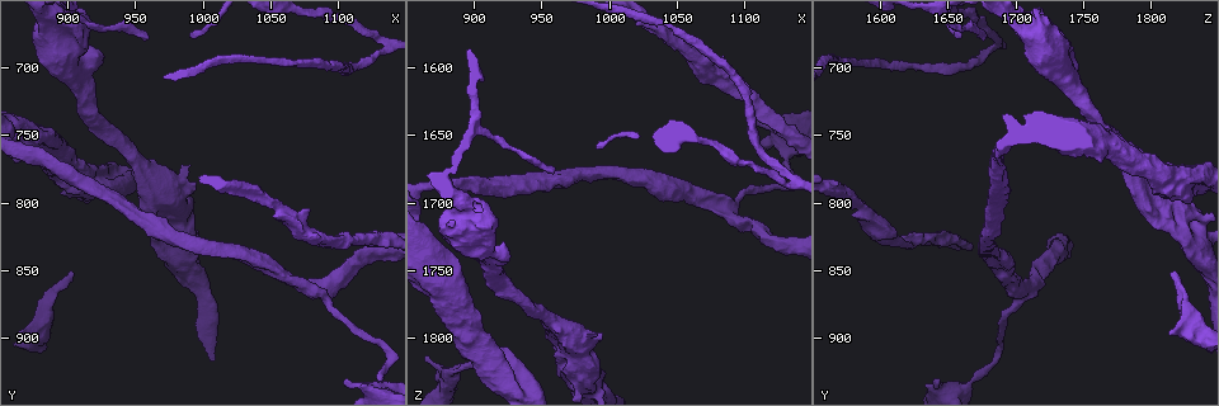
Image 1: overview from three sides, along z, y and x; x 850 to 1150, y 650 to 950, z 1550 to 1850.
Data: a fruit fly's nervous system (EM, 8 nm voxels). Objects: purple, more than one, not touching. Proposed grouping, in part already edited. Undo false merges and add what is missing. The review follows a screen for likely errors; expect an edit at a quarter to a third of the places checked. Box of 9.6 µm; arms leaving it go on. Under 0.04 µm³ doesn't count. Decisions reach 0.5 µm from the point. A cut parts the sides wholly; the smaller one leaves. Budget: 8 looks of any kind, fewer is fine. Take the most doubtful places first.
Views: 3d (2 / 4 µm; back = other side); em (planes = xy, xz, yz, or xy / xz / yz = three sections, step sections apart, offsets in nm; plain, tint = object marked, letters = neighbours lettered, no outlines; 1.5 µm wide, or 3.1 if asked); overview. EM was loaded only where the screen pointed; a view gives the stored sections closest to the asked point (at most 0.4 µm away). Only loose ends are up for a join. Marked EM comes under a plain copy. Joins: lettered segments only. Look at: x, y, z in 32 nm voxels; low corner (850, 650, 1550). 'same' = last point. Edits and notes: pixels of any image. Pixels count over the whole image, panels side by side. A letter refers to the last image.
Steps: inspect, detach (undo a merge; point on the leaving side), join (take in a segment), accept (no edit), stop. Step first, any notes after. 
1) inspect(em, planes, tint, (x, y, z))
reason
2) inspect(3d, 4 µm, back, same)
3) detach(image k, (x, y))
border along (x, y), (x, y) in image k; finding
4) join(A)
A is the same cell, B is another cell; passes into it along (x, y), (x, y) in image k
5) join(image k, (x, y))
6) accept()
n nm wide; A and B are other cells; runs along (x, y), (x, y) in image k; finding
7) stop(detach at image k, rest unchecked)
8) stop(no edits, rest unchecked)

inspect(em, planes, letters, (902, 854, 1816))
tapers out

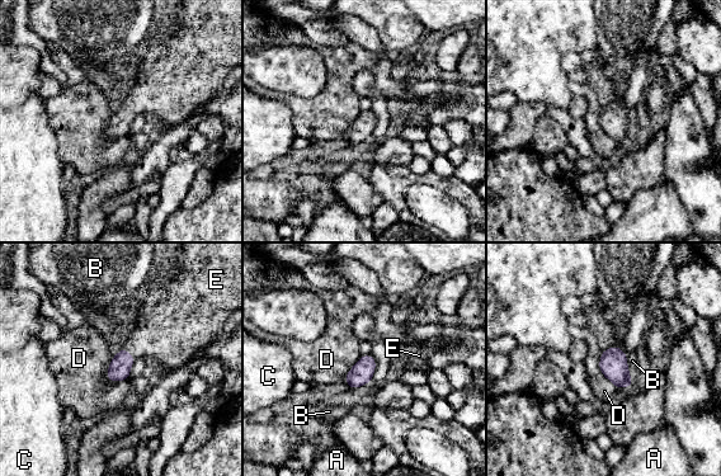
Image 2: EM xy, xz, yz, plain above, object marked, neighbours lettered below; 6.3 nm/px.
join(E)
140 nm wide; E is the same cell, A, B, C and D are other cells; passes into it along (119, 367), (127, 353), (161, 334) in image 2; the cell continues

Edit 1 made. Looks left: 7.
inspect(overview)

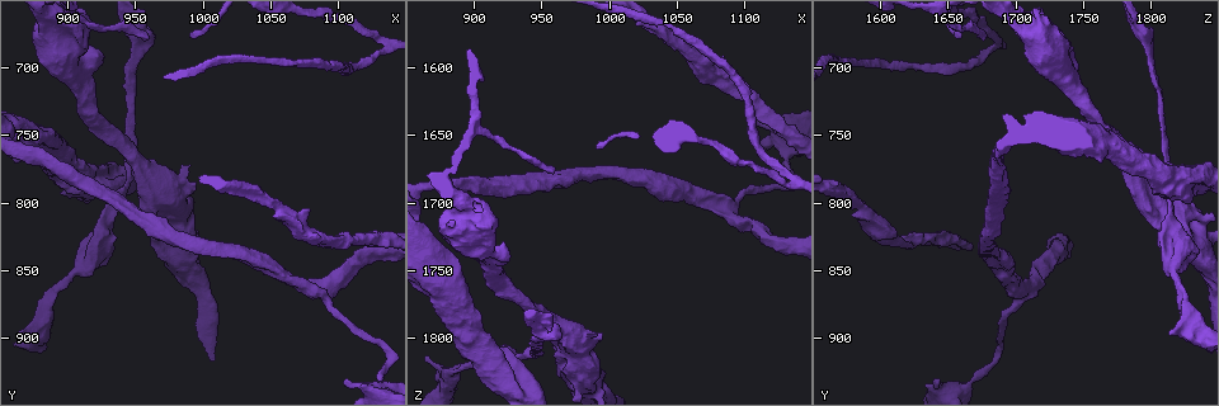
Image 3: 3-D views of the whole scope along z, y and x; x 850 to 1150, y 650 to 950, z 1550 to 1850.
inspect(em, planes, letters, (1130, 930, 1668))
two arms in line, one across

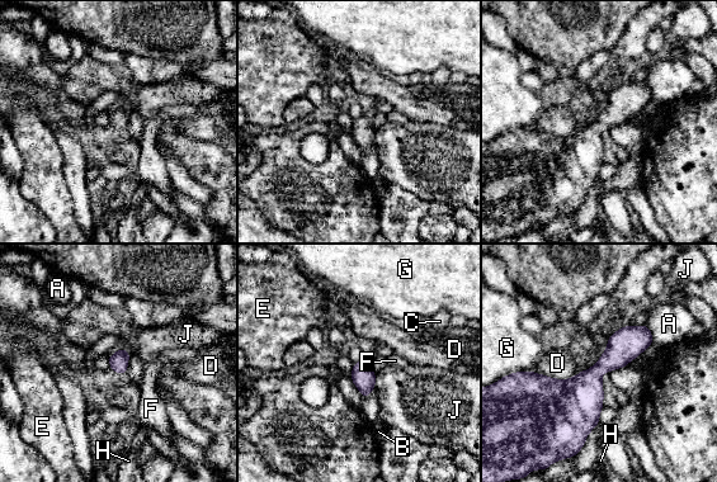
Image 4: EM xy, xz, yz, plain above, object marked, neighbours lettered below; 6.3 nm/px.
accept()
120 nm wide; A, B, C, D, E, F, G, H and J are other cells; border along (374, 374), (376, 386) in image 4; one cell here

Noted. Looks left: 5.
inspect(em, planes, letters, (958, 678, 1678))
free end

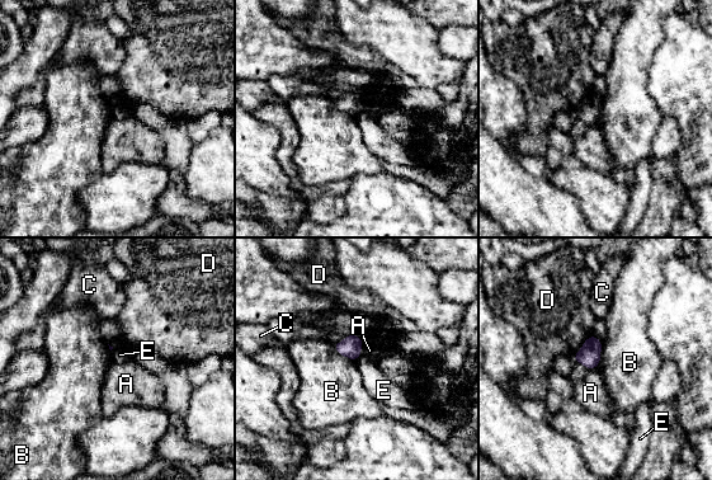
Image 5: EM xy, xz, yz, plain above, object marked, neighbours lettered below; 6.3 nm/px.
accept()
A, B, C, D and E are other cells; border along (331, 344), (339, 353), (354, 361) in image 5; none of them fits

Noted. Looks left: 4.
stop(join at image 2, rest unchecked)

